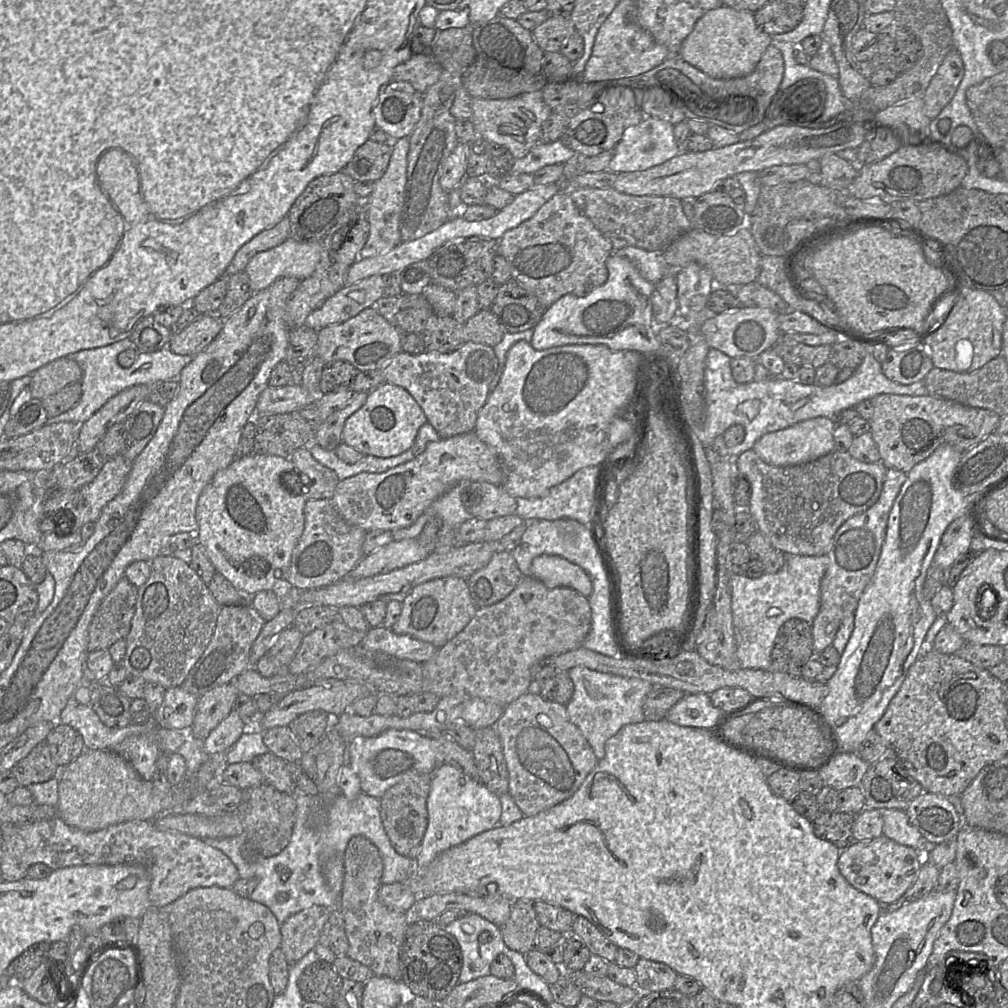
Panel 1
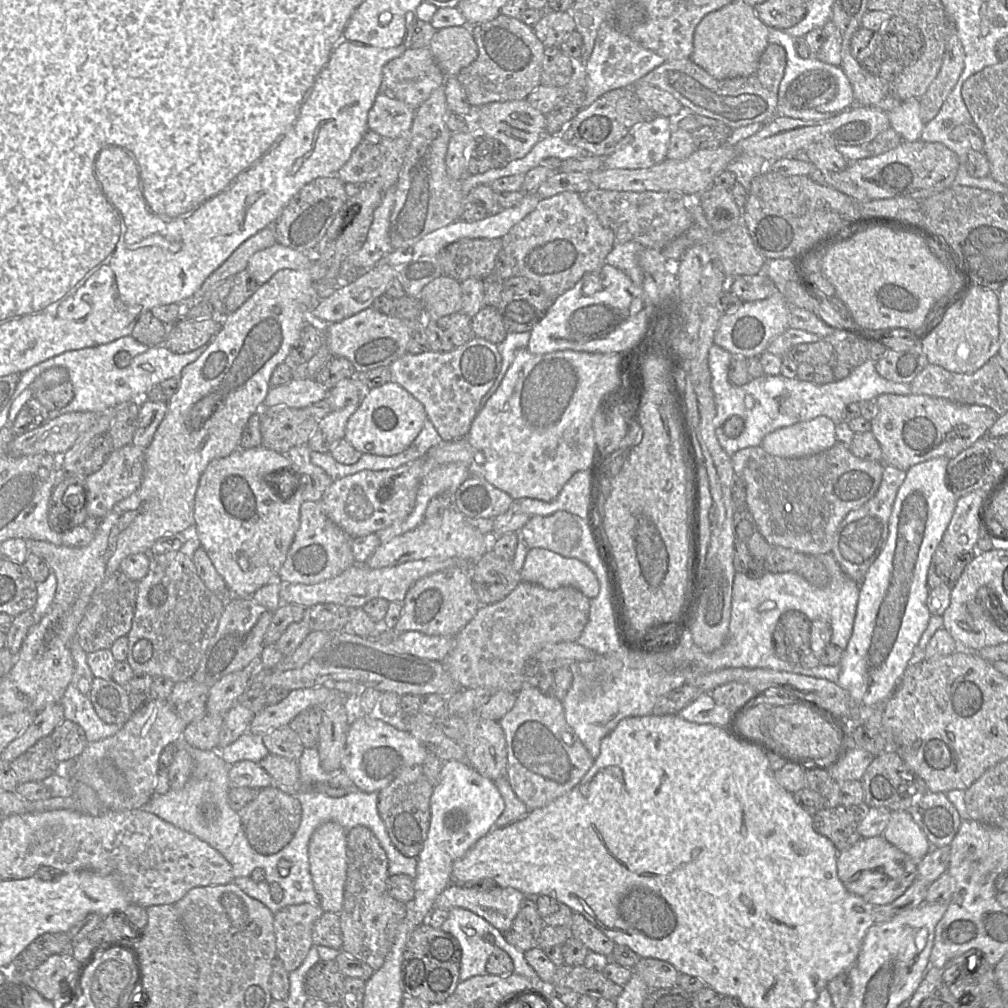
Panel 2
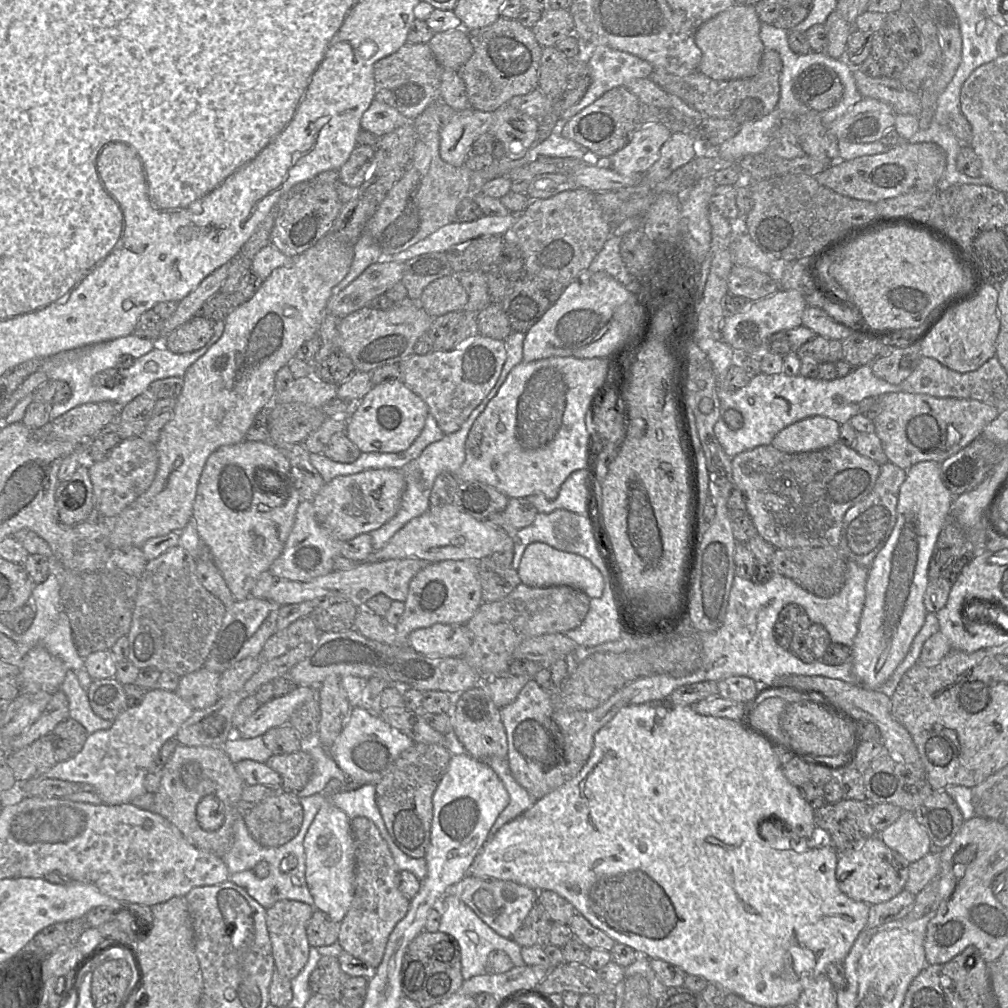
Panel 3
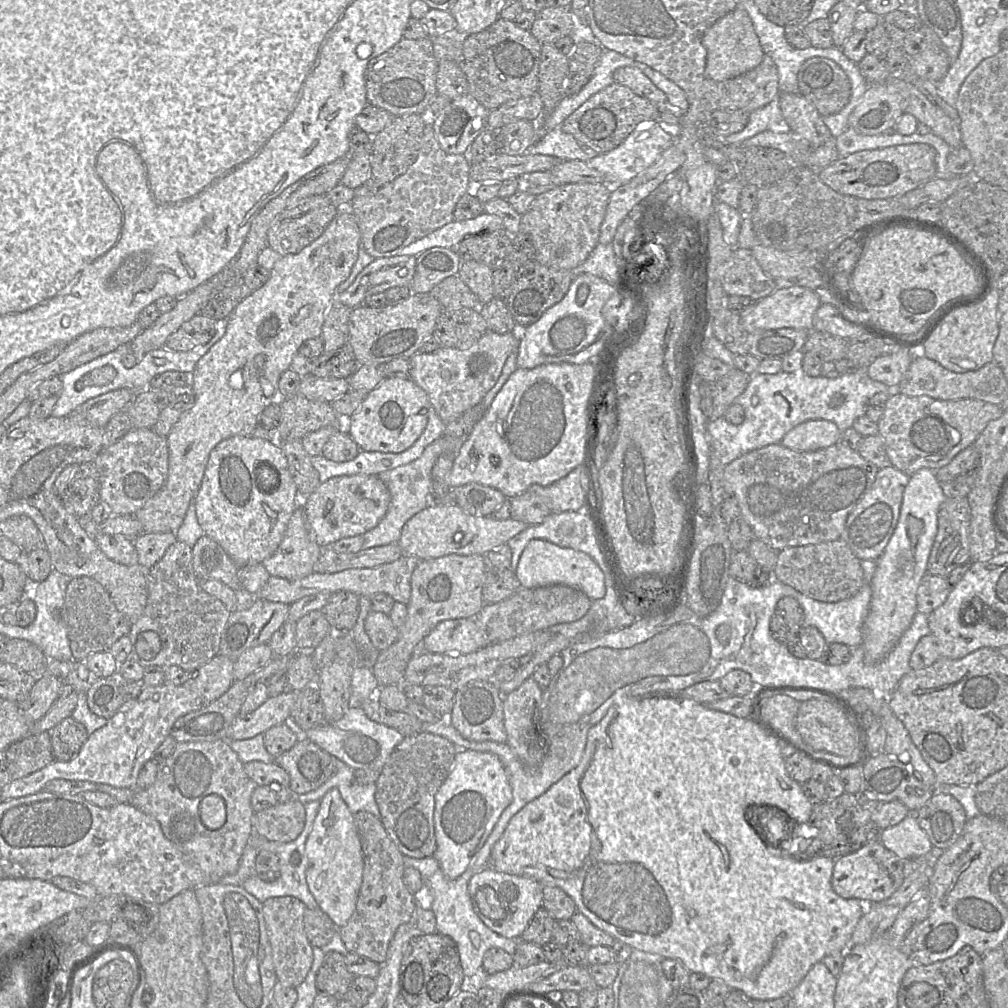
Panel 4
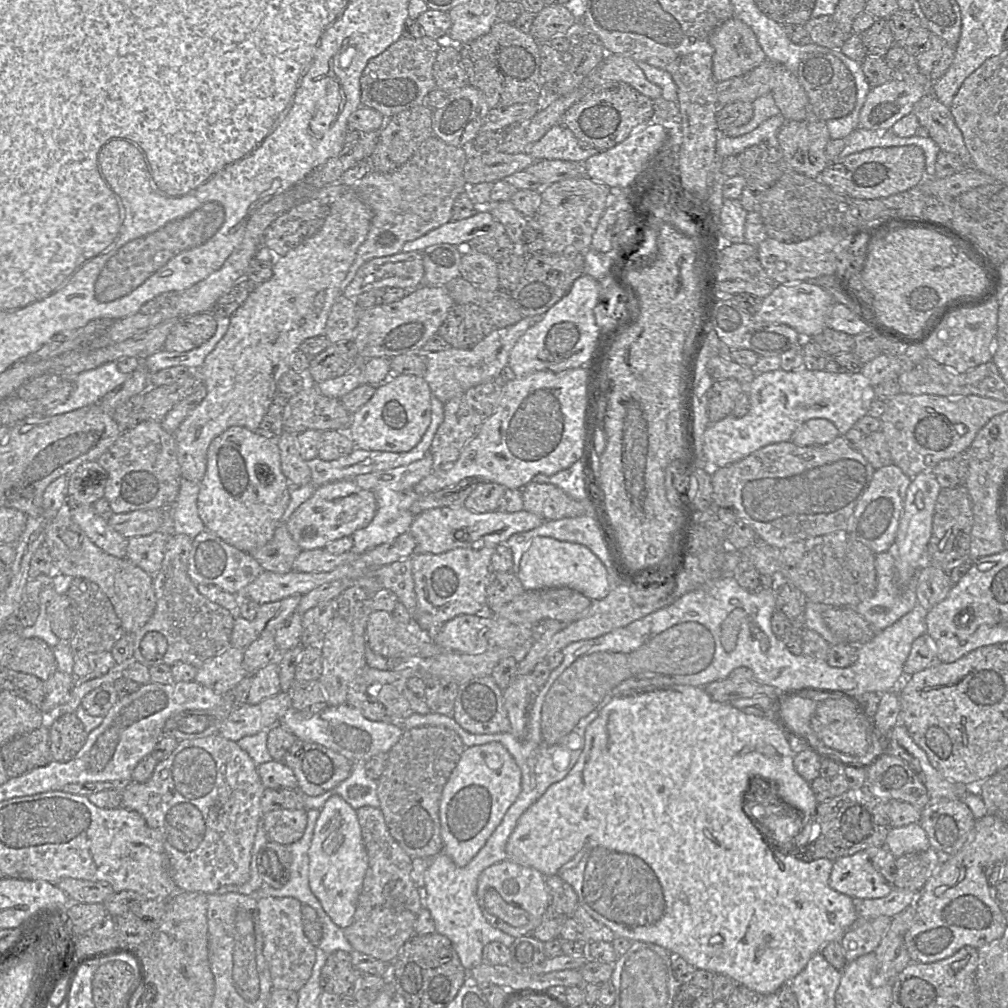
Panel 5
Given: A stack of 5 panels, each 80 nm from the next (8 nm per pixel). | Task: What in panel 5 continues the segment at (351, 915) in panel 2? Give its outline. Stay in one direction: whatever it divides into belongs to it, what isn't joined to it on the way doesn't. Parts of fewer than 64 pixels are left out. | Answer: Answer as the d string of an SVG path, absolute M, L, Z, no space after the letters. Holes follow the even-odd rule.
M364 806L356 810L356 813L368 855L368 868L352 922L343 929L343 933L353 950L372 956L384 963L392 963L406 941L414 935L414 924L423 907L423 891L411 879L412 858L391 836L380 808Z

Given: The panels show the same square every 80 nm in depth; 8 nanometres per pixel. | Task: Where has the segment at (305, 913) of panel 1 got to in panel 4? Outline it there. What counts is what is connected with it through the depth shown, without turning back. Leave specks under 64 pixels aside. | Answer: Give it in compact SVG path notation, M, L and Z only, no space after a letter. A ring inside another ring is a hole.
M292 896L269 898L262 903L262 907L277 981L283 986L296 988L306 978L313 962L313 946L308 941L303 926L307 907Z

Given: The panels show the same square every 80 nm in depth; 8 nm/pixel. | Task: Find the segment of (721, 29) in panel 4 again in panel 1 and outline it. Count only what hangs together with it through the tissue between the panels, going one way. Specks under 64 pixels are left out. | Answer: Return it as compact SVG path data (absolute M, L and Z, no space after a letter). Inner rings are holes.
M720 6L709 10L697 20L691 33L682 42L678 55L714 77L742 77L753 72L761 56L771 43L772 36L757 26L753 12Z

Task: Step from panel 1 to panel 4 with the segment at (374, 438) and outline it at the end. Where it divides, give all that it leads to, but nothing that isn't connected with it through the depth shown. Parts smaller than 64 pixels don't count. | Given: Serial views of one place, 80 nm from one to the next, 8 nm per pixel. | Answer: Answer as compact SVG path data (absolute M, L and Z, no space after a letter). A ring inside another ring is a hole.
M384 378L370 391L357 410L344 418L346 432L360 450L401 453L420 437L428 422L431 406L427 393L410 378Z

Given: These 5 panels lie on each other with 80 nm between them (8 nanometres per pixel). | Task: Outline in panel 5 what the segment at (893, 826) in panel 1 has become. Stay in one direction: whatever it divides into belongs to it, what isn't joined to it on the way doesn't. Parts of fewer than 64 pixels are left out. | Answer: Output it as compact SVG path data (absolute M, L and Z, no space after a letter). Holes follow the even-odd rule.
M917 823L891 828L885 847L896 857L923 852L931 848L926 832Z

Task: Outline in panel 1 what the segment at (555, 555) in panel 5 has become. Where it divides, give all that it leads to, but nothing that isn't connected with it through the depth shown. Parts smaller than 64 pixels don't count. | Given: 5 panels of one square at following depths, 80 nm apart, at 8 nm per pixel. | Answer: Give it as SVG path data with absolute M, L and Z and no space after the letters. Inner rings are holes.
M540 555L535 557L531 564L531 575L540 580L549 589L568 587L587 598L593 591L592 581L589 575L580 566L560 556Z

